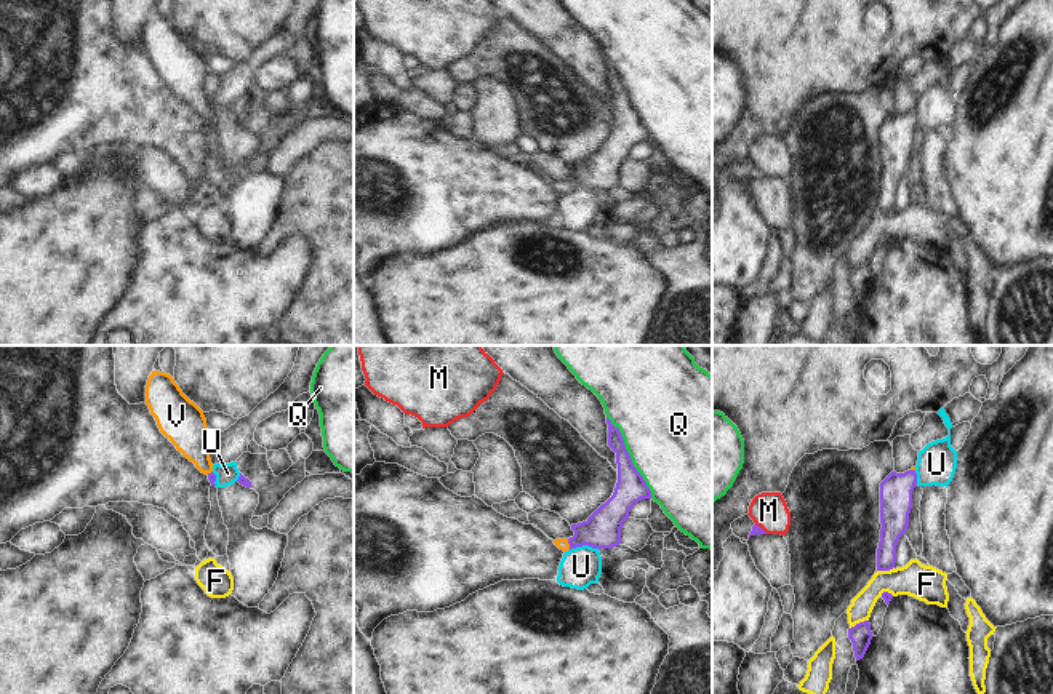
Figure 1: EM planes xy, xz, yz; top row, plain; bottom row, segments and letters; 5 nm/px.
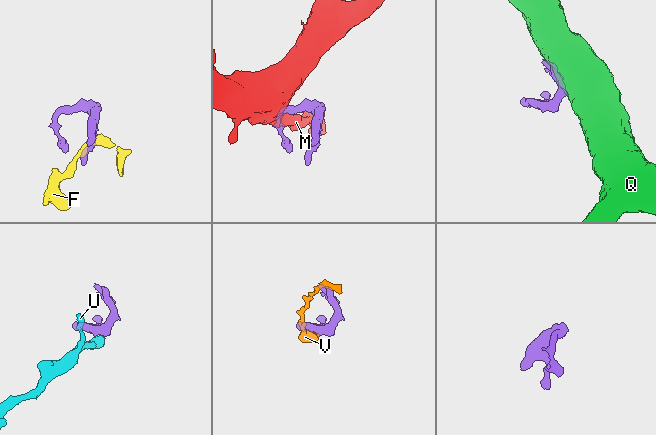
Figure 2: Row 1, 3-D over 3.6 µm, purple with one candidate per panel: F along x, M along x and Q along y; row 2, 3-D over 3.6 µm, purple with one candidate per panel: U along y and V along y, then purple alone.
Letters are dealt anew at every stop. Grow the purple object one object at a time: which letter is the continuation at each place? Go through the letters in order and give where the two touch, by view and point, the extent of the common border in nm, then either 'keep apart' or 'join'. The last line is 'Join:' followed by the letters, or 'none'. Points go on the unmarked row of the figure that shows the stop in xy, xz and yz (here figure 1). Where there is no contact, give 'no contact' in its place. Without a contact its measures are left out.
F: meets purple in yz at (858, 266); contact 110 nm long; keep apart
M: meets purple in yz at (760, 170); contact 80 nm long; keep apart
Q: meets purple in xz at (629, 99); contact 480 nm long; keep apart
U: meets purple in xz at (583, 186); contact 140 nm long; keep apart
V: meets purple in xz at (568, 184); contact 60 nm long; join
Join: V

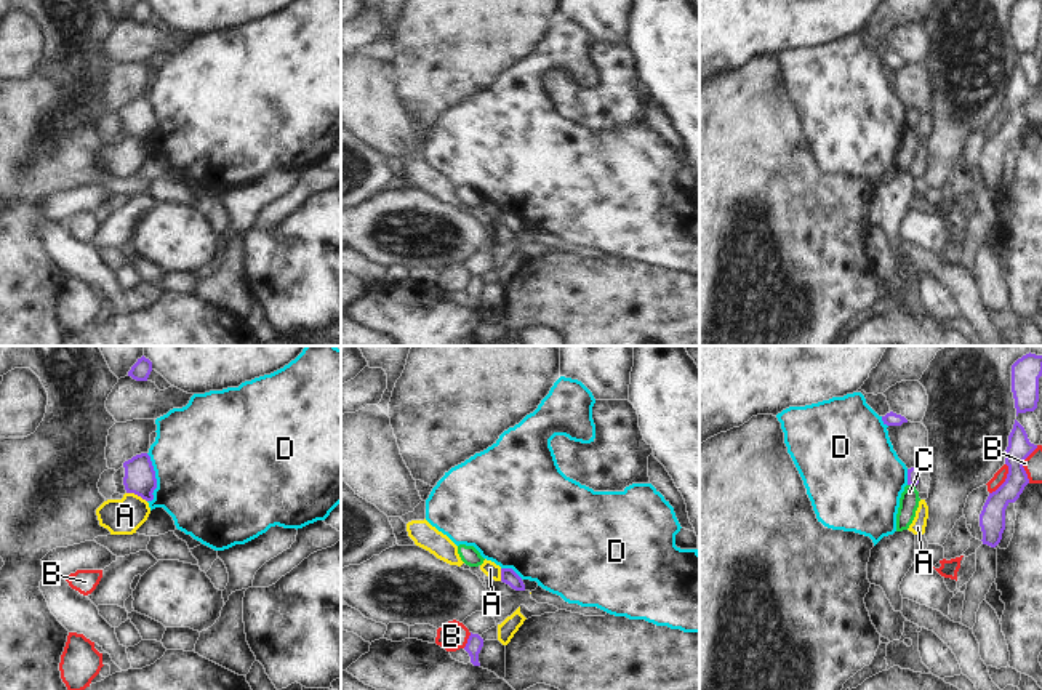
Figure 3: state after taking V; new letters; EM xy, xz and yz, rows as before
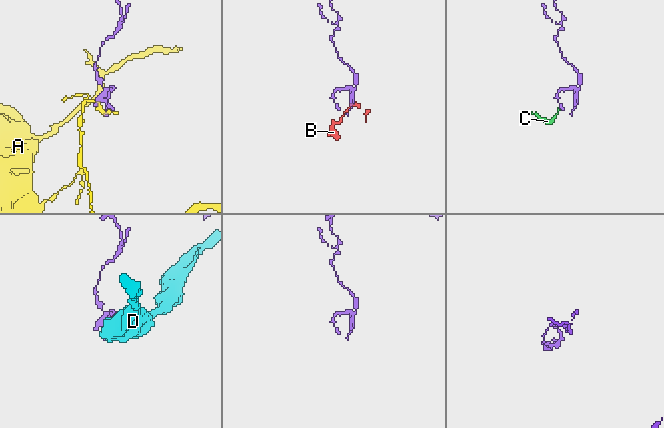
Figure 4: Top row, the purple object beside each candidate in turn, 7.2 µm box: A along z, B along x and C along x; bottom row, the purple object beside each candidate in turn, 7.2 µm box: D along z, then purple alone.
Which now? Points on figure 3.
A: meets purple in xy at (136, 135); contact 120 nm long; keep apart
B: meets purple in yz at (1021, 106); contact 200 nm long; keep apart
C: meets purple in yz at (911, 127); contact 40 nm long; keep apart
D: meets purple in xy at (154, 119); contact 240 nm long; keep apart
Join: none

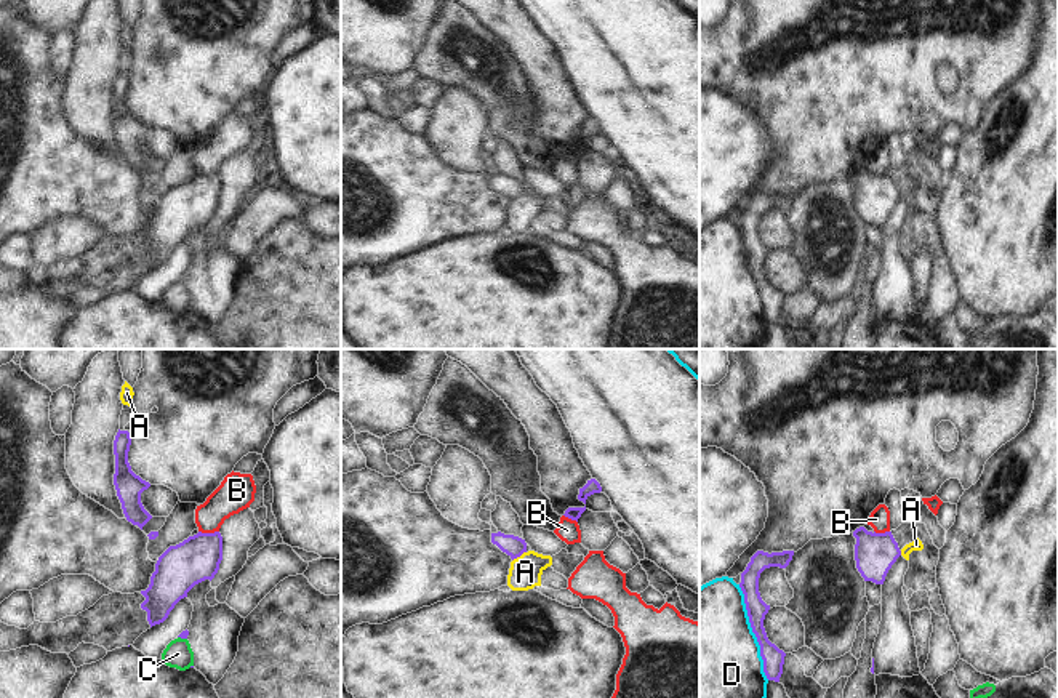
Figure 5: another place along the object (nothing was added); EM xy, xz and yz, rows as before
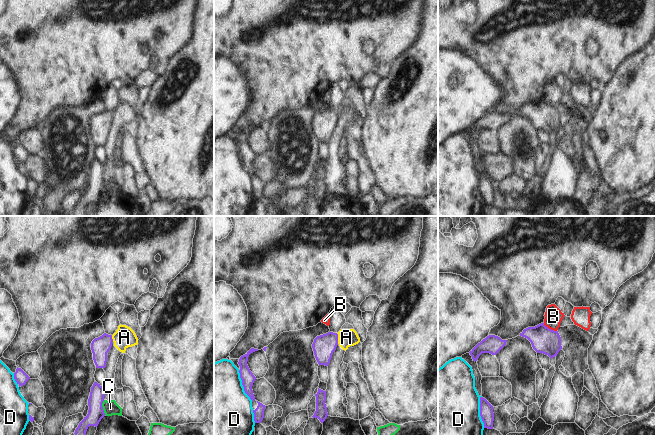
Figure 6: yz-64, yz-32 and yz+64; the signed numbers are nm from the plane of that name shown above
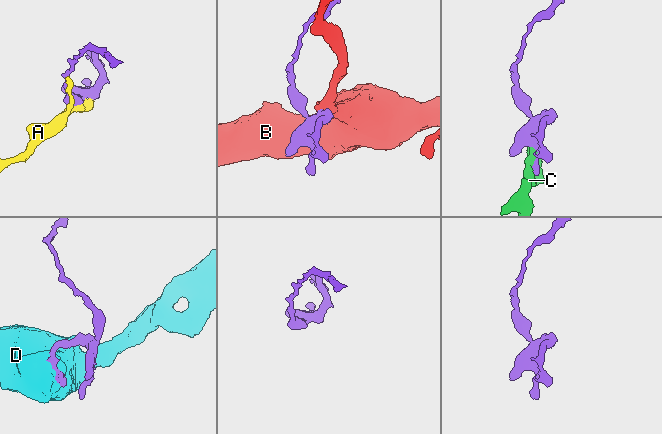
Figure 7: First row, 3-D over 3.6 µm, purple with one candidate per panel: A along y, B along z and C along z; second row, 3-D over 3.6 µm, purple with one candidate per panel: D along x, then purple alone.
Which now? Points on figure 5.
A: meets purple in xz at (519, 197); contact 90 nm long; keep apart
B: meets purple in xy at (208, 175); contact 100 nm long; keep apart
C: meets purple in xy at (183, 279); contact 50 nm long; keep apart
D: meets purple in yz at (753, 272); contact 500 nm long; keep apart
Join: none

